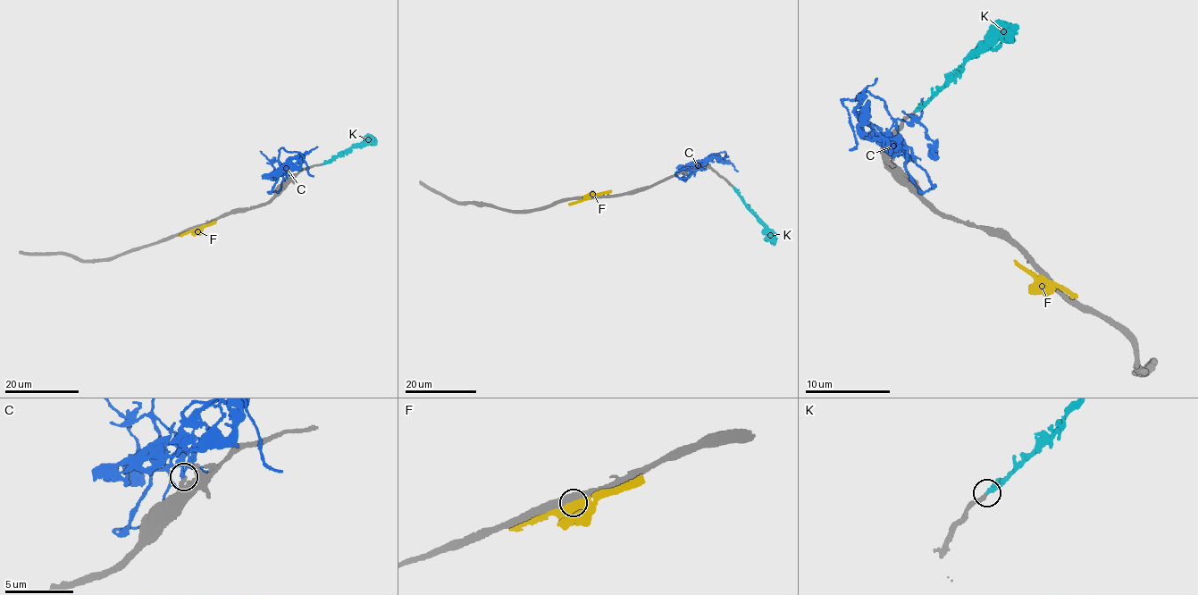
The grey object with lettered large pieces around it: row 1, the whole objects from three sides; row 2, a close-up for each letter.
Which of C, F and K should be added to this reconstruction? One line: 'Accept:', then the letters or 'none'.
Accept: K

